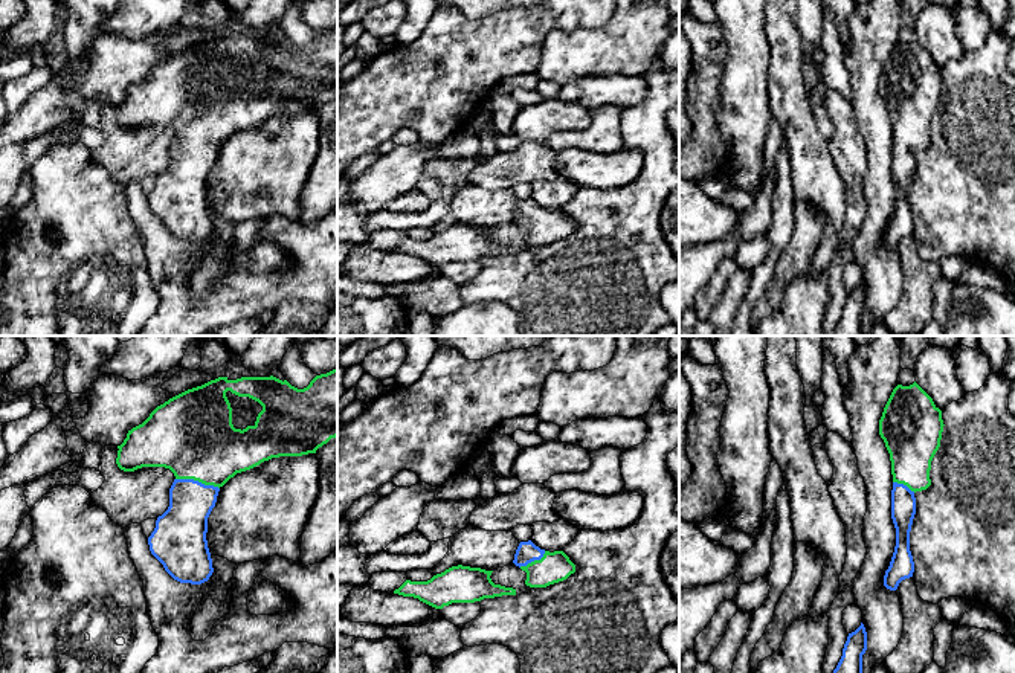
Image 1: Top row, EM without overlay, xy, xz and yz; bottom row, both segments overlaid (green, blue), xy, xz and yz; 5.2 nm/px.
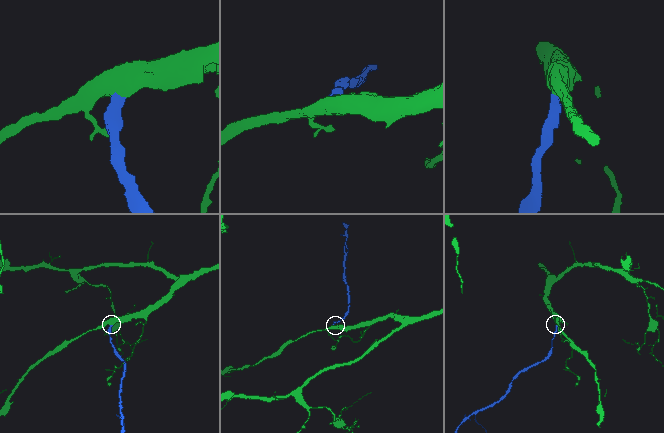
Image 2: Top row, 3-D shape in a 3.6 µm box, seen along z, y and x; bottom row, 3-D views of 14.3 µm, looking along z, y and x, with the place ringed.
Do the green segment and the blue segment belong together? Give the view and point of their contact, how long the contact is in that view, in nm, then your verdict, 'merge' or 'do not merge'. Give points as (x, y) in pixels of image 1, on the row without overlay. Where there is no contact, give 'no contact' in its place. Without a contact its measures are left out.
xy (197, 138) | 240 nm | merge

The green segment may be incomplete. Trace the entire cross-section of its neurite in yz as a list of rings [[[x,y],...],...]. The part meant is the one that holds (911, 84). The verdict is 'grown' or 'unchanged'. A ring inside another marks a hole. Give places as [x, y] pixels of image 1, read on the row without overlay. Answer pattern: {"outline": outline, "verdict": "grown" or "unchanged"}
{"outline": [[[916,40],[893,47],[879,78],[879,93],[890,111],[893,133],[891,177],[896,204],[884,233],[884,244],[890,249],[896,249],[914,230],[910,209],[914,151],[931,143],[931,119],[940,105],[943,84],[942,69]]], "verdict": "grown"}

